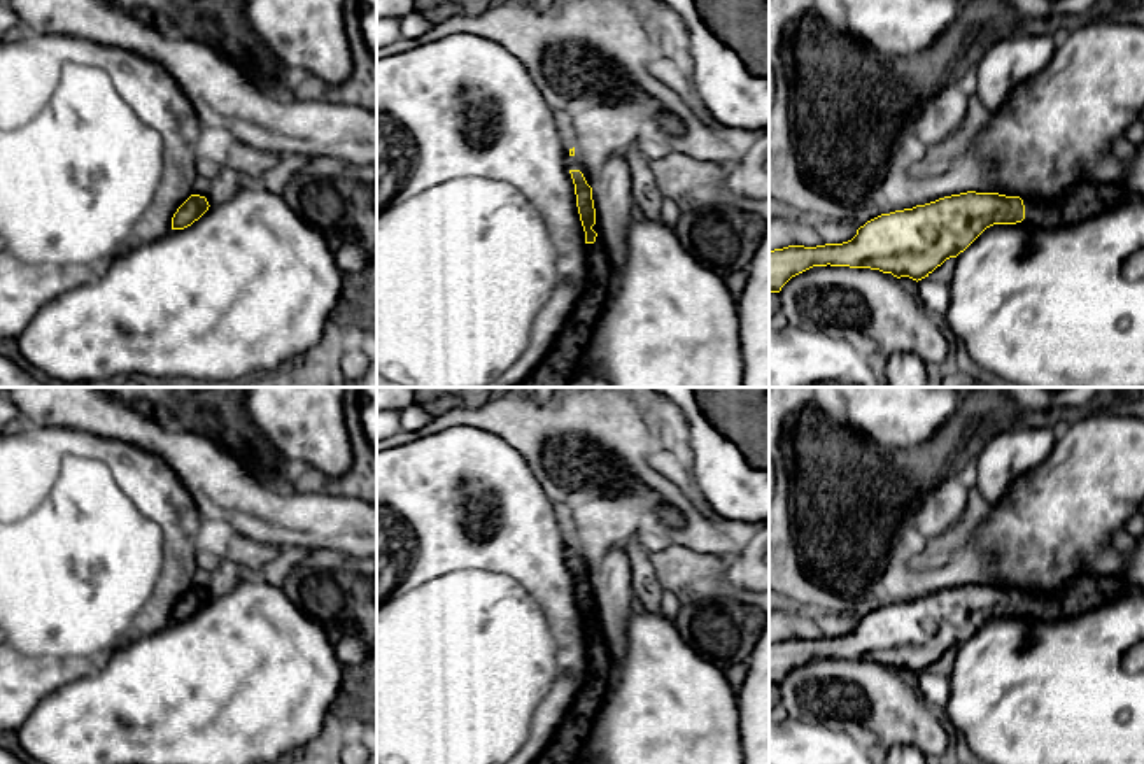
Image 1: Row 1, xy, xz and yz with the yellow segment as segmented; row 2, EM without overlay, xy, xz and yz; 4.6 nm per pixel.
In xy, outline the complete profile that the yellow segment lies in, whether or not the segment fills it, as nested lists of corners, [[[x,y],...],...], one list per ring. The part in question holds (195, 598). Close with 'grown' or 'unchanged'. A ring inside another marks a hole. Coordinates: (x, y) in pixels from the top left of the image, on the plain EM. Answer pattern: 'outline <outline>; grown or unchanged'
outline [[[191,587],[173,606],[172,622],[184,622],[198,613],[207,603],[208,594],[205,589]]]; unchanged

